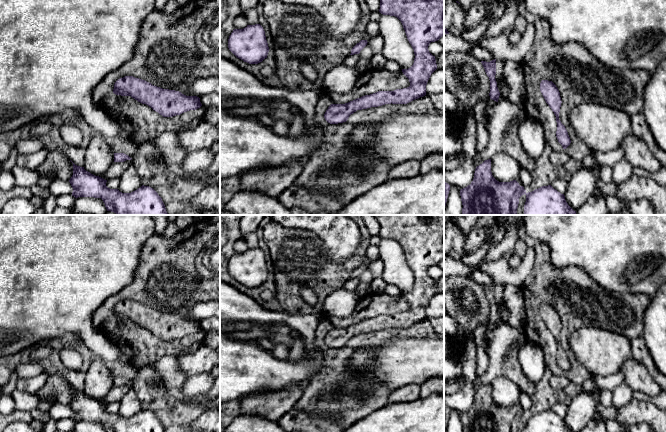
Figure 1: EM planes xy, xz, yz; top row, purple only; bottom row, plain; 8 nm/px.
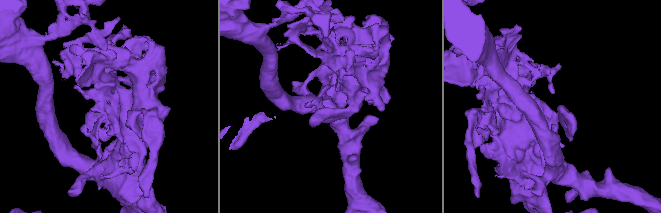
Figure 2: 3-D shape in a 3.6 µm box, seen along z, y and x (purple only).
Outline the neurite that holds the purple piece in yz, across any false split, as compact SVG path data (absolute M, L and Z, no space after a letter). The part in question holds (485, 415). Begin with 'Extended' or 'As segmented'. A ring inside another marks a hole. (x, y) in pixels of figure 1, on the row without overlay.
As segmented. M491 383L485 384L476 391L473 405L460 414L463 432L518 432L519 422L526 419L524 432L571 432L561 418L551 409L542 410L532 416L526 416L516 404L510 406L497 405L491 396Z

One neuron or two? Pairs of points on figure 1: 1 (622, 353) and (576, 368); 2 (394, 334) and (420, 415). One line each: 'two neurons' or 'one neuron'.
1: two neurons
2: two neurons

